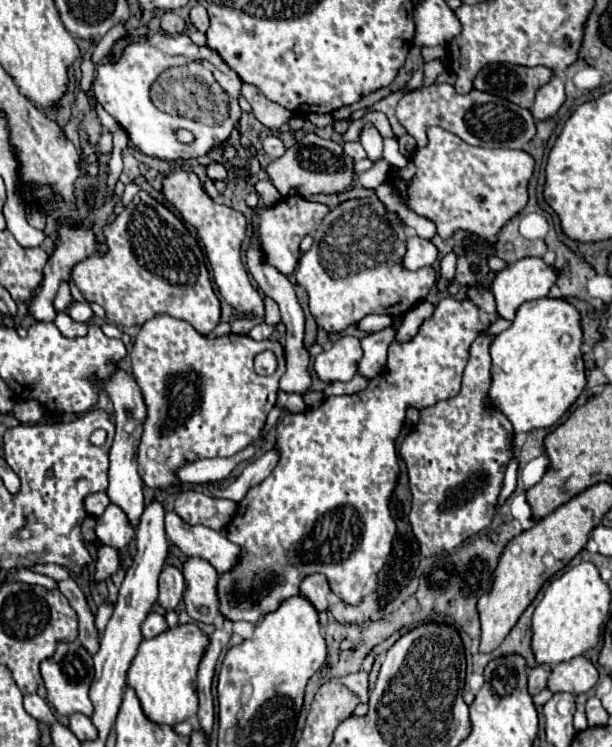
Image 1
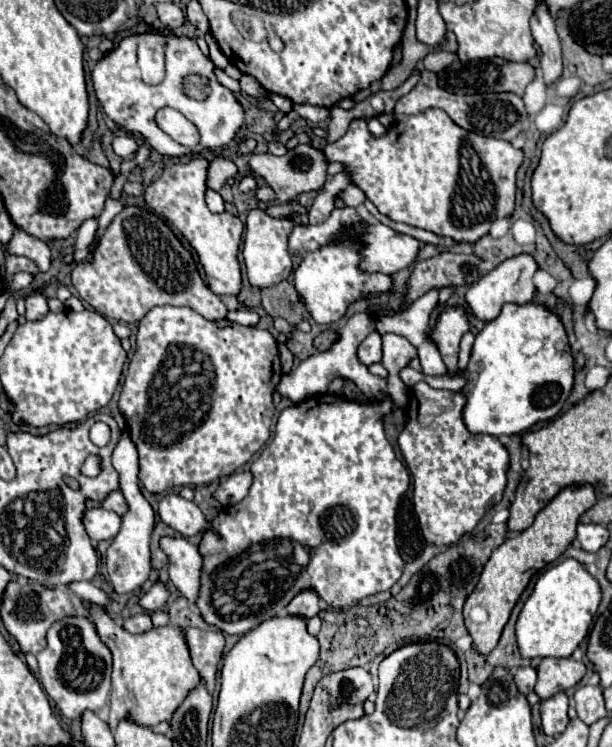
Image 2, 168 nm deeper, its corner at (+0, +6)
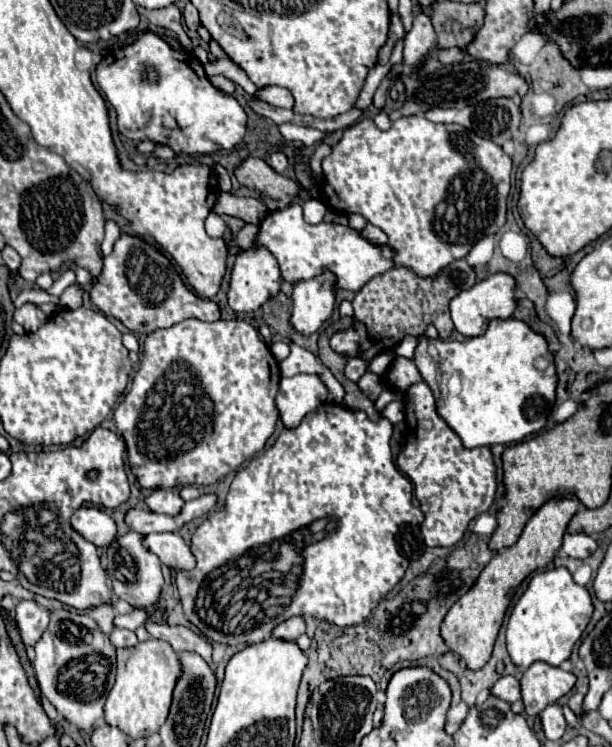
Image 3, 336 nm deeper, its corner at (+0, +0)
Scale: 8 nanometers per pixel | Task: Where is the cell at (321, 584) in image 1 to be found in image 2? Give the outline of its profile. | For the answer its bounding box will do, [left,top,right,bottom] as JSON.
[287,590,319,620]

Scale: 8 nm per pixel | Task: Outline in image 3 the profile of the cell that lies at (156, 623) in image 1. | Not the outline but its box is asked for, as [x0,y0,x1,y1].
[111,628,139,648]

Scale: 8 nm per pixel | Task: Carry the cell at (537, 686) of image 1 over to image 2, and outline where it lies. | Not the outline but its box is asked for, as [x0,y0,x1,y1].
[513,666,537,694]

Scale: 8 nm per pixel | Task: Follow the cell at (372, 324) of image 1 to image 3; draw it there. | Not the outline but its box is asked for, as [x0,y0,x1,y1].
[413,318,559,448]

